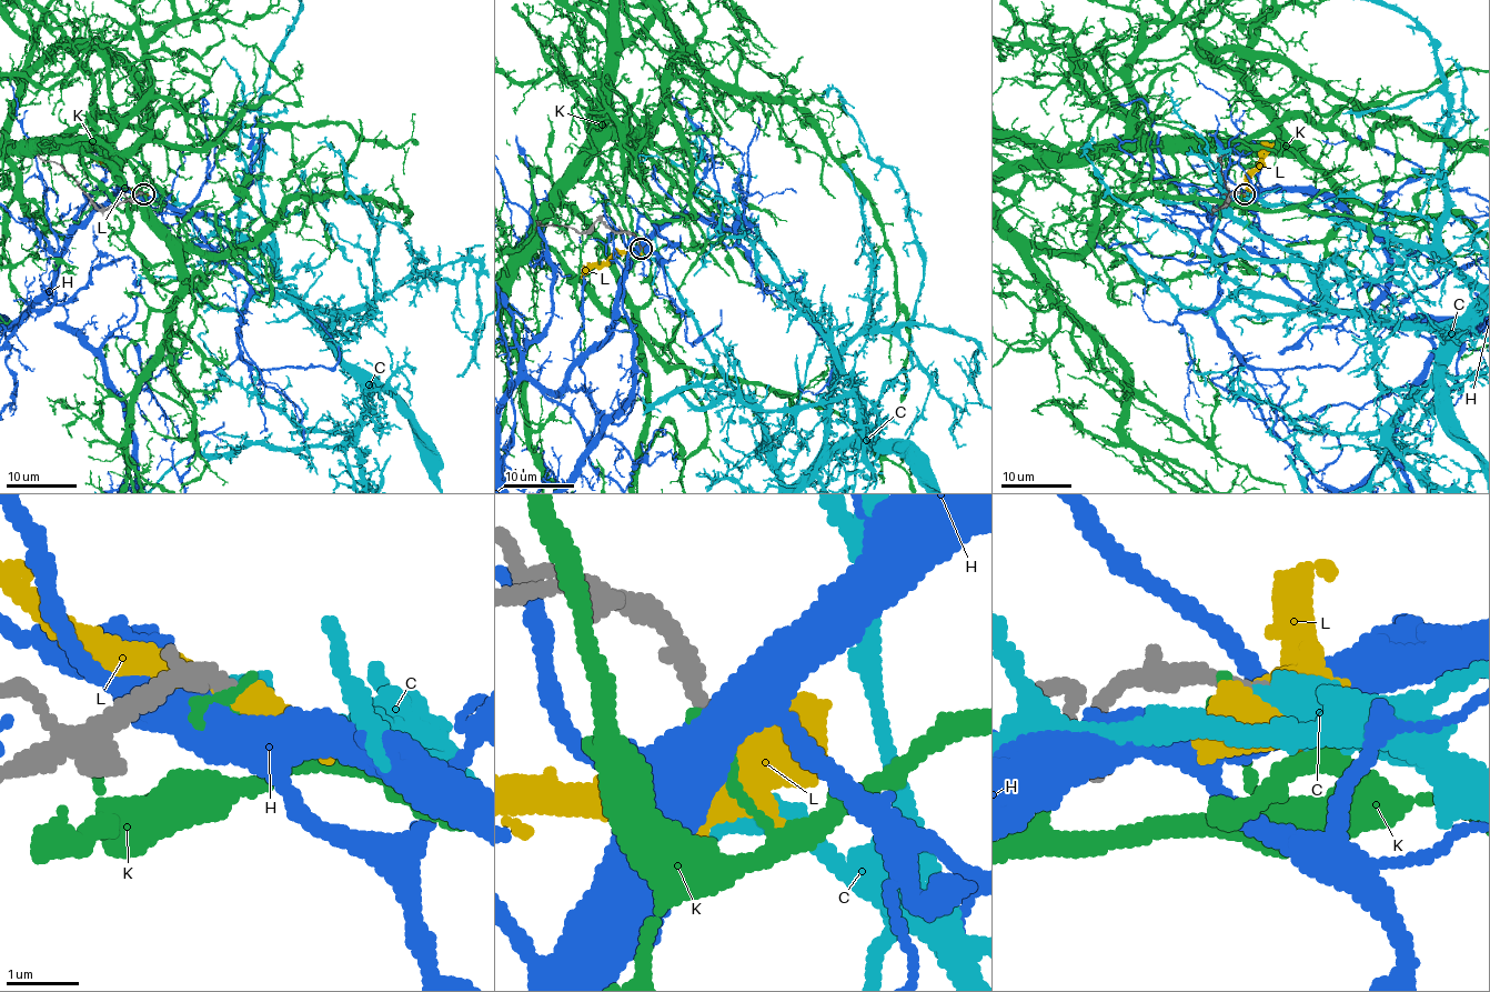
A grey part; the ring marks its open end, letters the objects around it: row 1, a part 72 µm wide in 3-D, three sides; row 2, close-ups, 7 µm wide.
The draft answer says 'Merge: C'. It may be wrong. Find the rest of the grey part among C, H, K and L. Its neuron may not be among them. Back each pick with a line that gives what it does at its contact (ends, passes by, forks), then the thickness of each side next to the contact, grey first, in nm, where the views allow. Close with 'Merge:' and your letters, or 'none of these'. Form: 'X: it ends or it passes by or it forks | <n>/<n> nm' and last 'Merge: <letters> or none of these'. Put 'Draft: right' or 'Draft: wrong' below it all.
C: it ends | 200/440 nm
Merge: C
Draft: right

